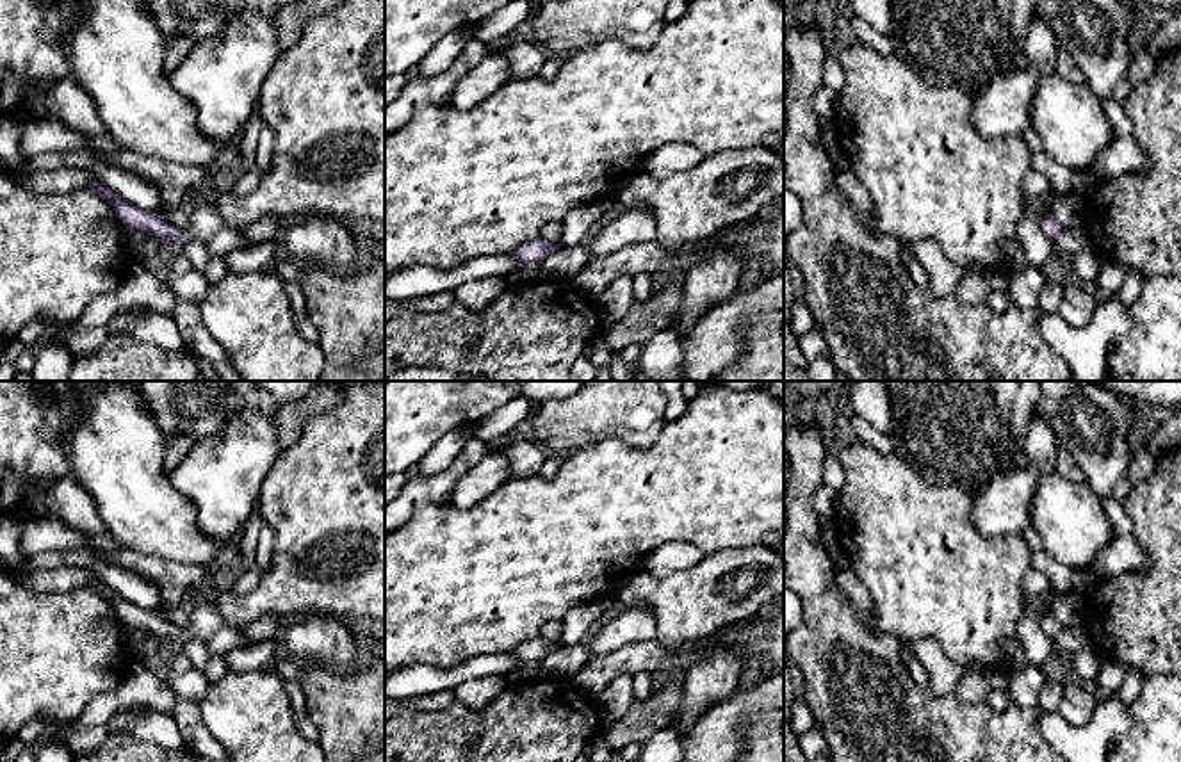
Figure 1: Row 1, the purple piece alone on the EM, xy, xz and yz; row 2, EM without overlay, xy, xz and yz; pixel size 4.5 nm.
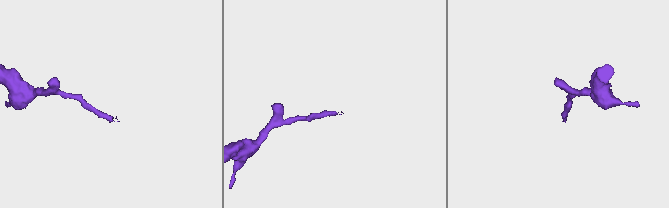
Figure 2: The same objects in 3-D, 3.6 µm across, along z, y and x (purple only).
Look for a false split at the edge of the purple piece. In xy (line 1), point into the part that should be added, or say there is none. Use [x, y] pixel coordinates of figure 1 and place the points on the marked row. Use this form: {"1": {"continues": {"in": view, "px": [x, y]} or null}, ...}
{"1": {"continues": {"in": "xy", "px": [205, 221]}}}

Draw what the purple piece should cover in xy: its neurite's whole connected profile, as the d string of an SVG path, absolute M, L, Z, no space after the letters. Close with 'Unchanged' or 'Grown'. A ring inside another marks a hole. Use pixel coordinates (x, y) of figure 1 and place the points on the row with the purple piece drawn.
M98 180L91 182L87 189L94 190L110 203L126 228L150 233L169 246L180 246L189 240L208 244L221 230L232 228L210 199L189 207L191 226L182 231L167 224L155 212L141 210L139 207L125 201Z. Grown

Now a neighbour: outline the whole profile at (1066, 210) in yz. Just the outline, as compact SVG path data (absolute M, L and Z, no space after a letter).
M1058 196L1049 214L1060 223L1062 228L1079 228L1081 226L1081 214L1076 198Z

